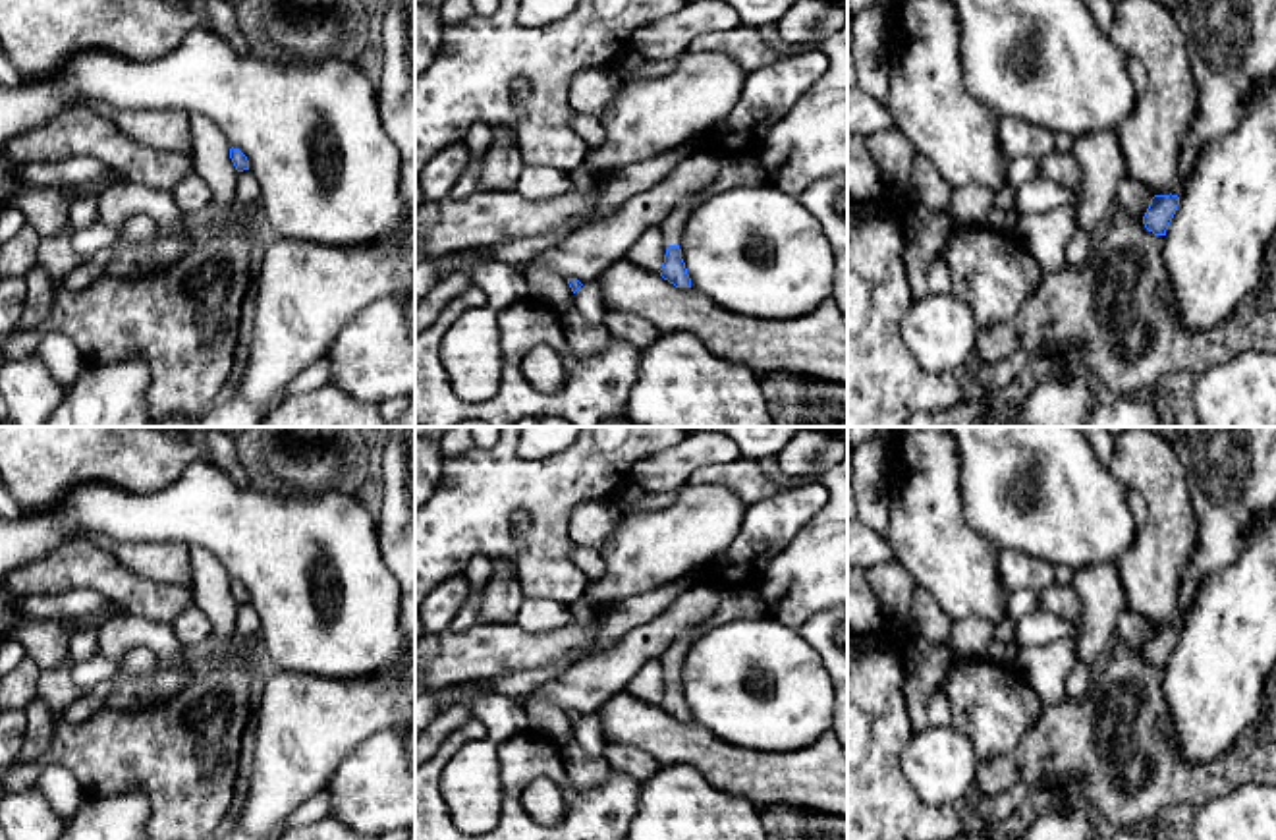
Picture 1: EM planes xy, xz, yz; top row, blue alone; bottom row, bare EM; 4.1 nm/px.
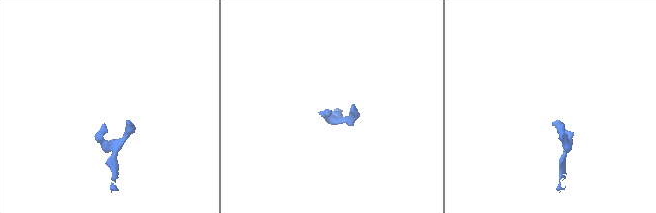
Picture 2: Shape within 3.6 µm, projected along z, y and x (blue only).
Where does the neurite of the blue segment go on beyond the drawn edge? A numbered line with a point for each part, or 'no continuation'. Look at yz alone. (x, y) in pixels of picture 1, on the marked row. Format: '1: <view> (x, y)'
no continuation

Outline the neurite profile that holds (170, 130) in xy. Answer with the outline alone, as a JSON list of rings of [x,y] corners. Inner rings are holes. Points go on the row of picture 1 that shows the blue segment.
[[[87,102],[110,118],[133,141],[172,153],[193,154],[191,116],[181,110],[129,110],[120,112],[100,102]]]

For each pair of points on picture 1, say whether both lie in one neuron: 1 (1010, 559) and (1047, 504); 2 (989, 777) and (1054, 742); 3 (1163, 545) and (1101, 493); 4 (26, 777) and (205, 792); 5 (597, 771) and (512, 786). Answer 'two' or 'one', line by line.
1: two
2: one
3: two
4: one
5: two

